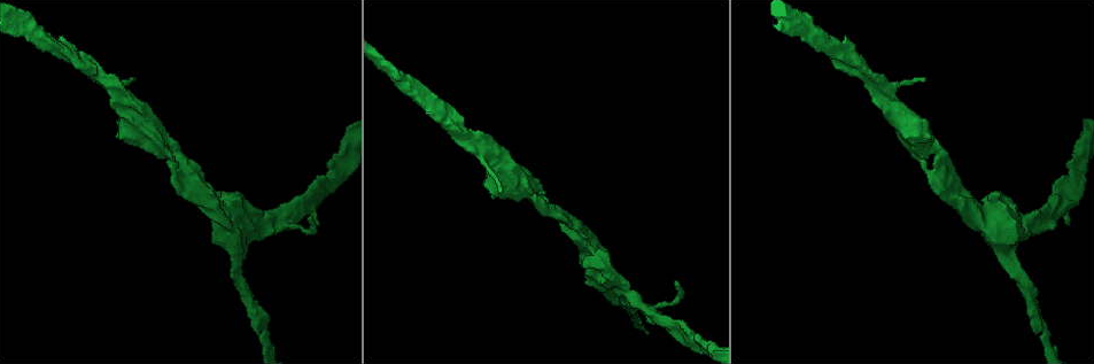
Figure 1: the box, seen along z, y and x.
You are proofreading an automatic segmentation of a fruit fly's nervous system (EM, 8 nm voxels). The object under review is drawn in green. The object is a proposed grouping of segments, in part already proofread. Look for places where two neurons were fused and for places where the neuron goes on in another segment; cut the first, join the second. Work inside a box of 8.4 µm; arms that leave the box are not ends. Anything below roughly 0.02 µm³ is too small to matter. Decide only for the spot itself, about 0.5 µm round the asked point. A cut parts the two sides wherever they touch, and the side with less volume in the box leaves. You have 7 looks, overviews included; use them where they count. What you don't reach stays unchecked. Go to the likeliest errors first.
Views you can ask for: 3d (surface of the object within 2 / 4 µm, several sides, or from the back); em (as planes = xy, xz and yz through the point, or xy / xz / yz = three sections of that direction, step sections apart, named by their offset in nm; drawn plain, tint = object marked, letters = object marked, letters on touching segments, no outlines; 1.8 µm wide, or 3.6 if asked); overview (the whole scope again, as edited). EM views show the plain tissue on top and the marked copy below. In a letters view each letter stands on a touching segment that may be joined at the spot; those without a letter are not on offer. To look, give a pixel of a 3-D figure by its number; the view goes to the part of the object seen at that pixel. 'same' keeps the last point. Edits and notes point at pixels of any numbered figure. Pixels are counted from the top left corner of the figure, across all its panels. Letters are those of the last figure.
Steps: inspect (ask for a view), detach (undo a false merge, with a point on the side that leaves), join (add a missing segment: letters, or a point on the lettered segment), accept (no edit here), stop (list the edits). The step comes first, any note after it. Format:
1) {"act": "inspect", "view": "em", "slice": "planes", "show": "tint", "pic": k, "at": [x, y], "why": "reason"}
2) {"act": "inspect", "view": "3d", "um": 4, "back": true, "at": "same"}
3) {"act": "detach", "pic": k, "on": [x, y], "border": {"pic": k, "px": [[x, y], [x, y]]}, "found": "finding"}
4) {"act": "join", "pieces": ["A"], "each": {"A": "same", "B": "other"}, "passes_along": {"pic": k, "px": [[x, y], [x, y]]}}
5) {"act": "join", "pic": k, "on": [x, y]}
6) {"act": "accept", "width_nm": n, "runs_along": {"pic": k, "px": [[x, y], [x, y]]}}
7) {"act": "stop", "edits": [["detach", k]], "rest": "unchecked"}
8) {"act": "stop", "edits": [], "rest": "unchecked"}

{"act": "inspect", "view": "3d", "um": 4, "pic": 1, "at": [1049, 227], "why": "branch stops here"}

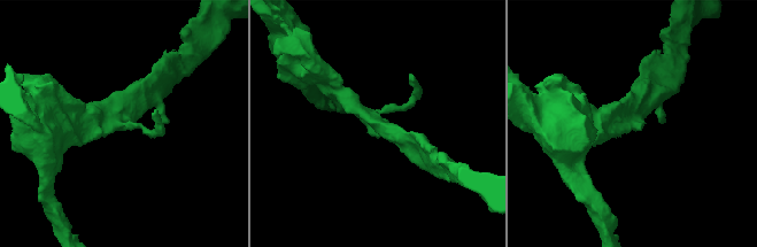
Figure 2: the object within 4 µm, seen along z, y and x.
{"act": "inspect", "view": "em", "slice": "planes", "show": "letters", "pic": 2, "at": [133, 120], "why": "shape alone is not enough"}

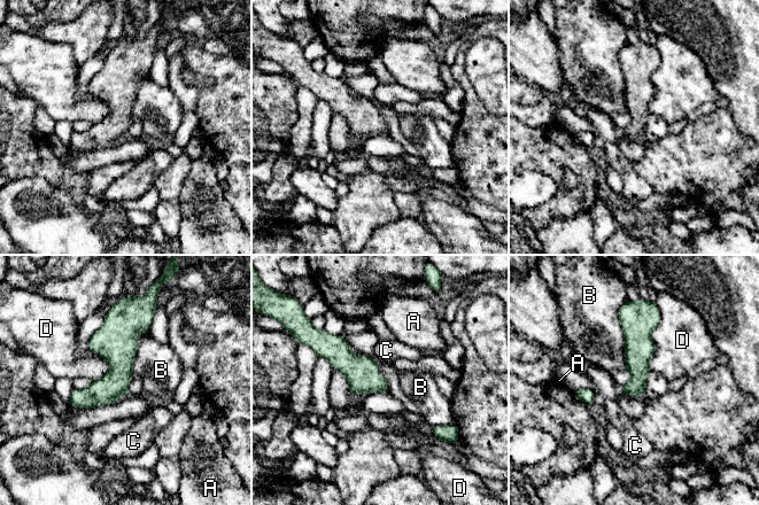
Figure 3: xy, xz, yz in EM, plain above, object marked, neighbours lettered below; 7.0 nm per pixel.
{"act": "accept", "each": {"A": "other", "B": "other", "C": "other", "D": "other"}, "border": {"pic": 3, "px": [[658, 307], [649, 371]]}, "found": "no lettered segment goes on from it"}

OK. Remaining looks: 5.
{"act": "inspect", "view": "em", "slice": "planes", "show": "letters", "pic": 1, "at": [887, 103], "why": "calibre changes"}

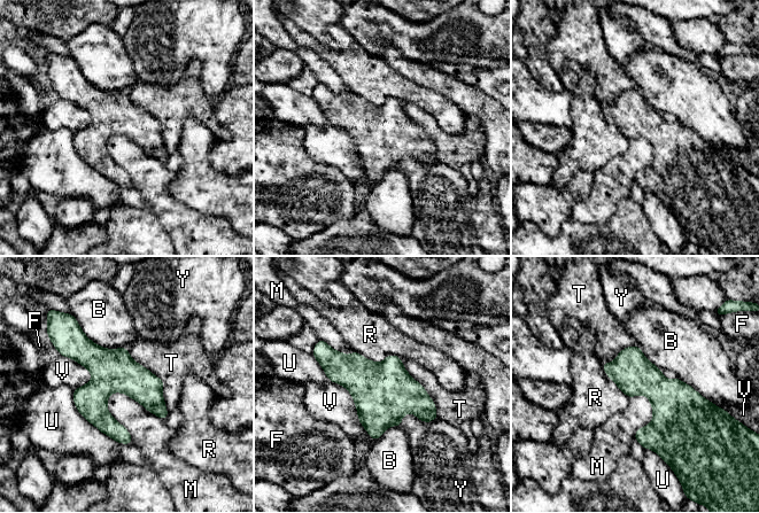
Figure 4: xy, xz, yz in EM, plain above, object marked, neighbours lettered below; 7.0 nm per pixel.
{"act": "accept", "width_nm": 280, "each": {"B": "other", "F": "other", "M": "other", "R": "other", "T": "other", "U": "other", "V": "other", "Y": "other"}, "runs_along": {"pic": 4, "px": [[67, 349], [125, 375], [164, 414]]}, "found": "continuous, no second neuron"}

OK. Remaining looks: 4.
{"act": "inspect", "view": "em", "slice": "yz", "step": 16, "show": "letters", "pic": 1, "at": [925, 167], "why": "an open end"}

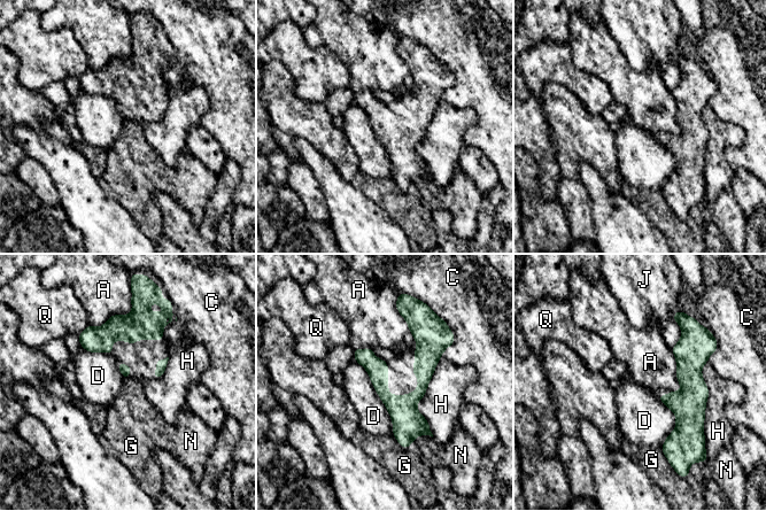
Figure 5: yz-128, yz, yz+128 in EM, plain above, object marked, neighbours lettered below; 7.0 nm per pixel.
{"act": "accept", "longest_contact_nm": ["D", 550], "each": {"A": "other", "C": "other", "D": "other", "G": "other", "H": "other", "J": "other", "N": "other", "Q": "other"}, "border": {"pic": 5, "px": [[356, 361], [386, 408], [393, 433]]}, "found": "no lettered segment goes on from it"}

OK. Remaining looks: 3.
{"act": "stop", "edits": [], "rest": "unchecked"}

